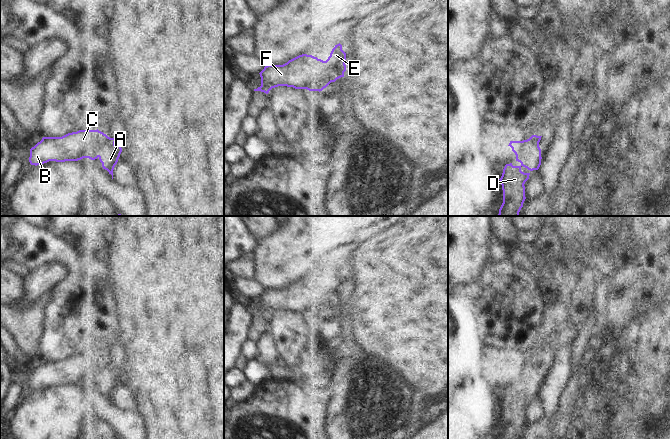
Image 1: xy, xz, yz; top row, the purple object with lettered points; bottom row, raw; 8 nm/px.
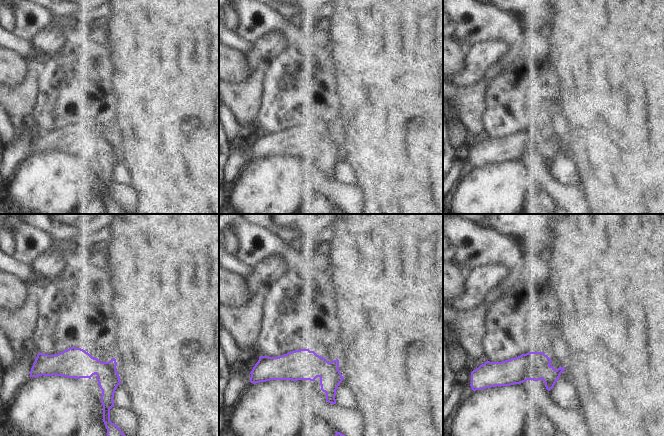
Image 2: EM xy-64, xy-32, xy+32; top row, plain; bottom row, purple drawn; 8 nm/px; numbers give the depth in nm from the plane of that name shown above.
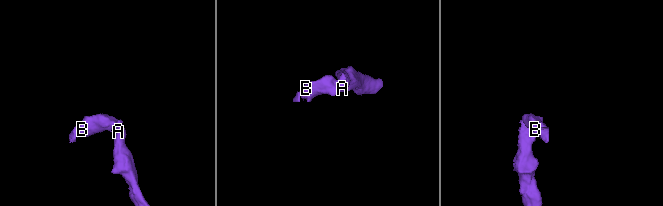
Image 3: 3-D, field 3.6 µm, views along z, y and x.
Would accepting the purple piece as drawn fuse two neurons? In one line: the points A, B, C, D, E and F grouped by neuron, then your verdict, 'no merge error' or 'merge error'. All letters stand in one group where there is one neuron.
A D E / B C F; merge error

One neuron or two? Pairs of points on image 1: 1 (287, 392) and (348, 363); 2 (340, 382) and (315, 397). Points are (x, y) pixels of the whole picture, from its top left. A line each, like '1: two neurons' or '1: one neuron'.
1: two neurons
2: two neurons

